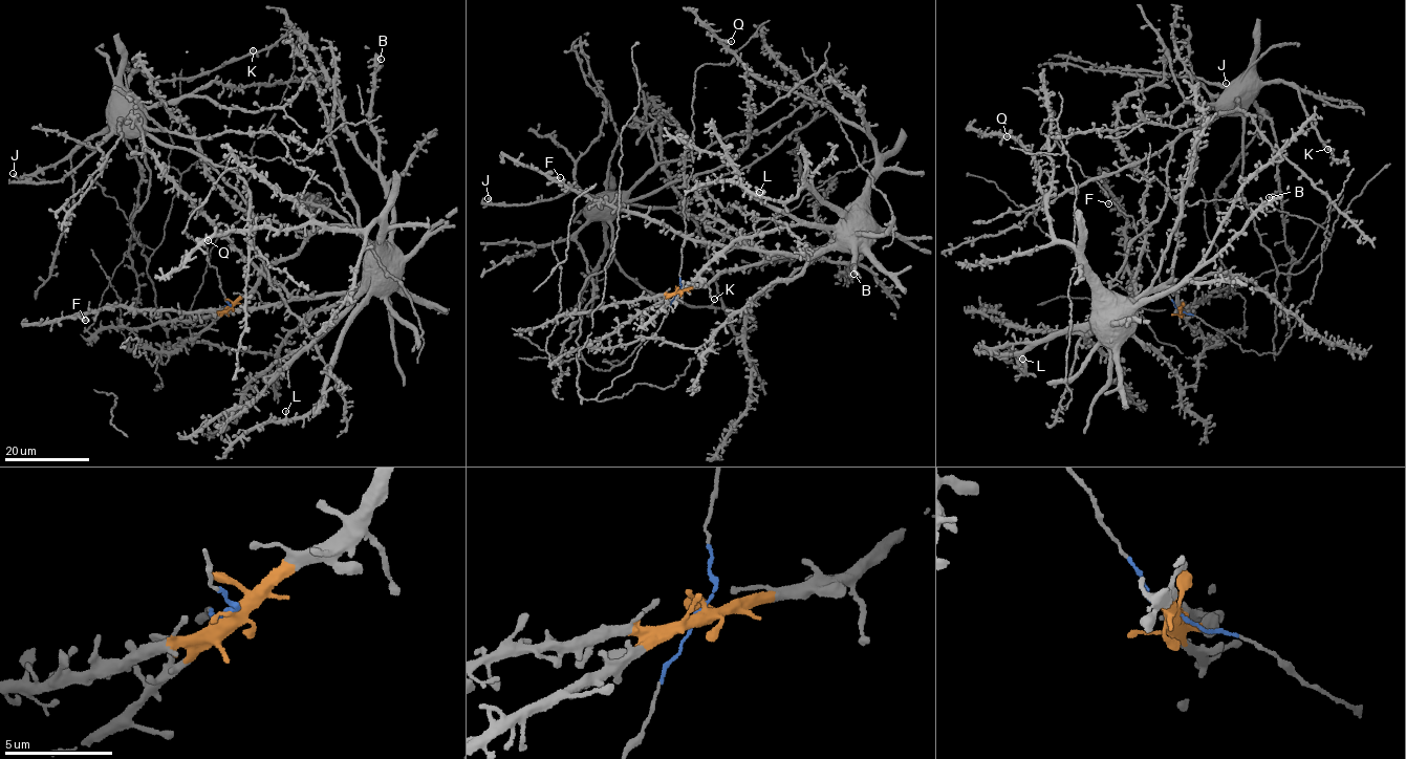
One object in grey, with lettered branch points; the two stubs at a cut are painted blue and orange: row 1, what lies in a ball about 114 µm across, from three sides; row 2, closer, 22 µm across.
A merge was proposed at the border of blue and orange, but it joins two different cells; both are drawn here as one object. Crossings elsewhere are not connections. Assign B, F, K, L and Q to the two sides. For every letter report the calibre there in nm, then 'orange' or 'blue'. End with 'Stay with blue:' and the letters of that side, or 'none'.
B: 340 nm thick; orange
F: 340 nm thick; orange
K: 340 nm thick; blue
L: 280 nm thick; orange
Q: 320 nm thick; orange
Stay with blue: K

